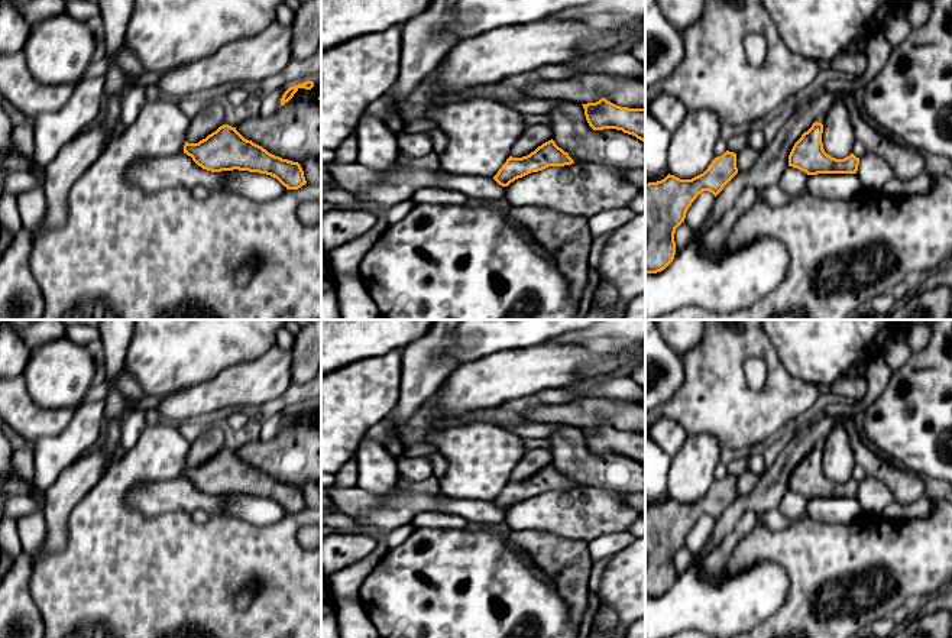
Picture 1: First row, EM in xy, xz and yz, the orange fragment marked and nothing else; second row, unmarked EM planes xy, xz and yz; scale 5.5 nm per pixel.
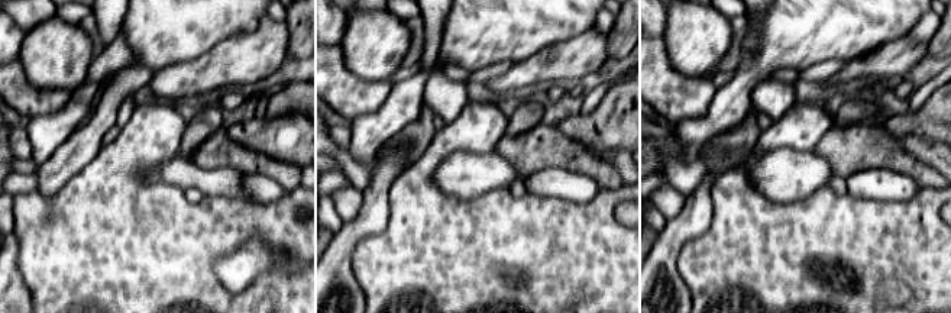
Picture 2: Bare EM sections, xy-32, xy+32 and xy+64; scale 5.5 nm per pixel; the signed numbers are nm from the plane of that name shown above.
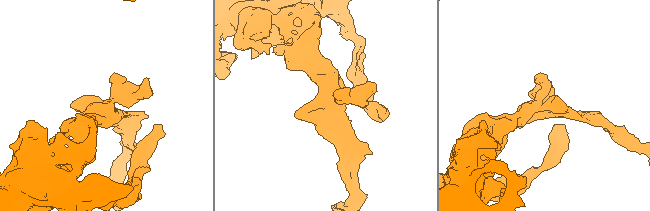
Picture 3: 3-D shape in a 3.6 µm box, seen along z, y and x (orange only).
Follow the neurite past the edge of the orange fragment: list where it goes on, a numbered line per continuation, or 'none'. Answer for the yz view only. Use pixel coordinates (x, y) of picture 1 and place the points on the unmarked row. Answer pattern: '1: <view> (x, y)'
none

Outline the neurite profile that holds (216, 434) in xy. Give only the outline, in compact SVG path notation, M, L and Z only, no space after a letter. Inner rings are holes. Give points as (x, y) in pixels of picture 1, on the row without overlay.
M211 421L201 437L191 444L191 450L187 456L187 466L198 467L223 448L226 448L224 425L218 421Z

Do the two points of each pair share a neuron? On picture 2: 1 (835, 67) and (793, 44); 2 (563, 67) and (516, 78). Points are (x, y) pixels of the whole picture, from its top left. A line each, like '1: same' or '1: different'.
1: different
2: same

